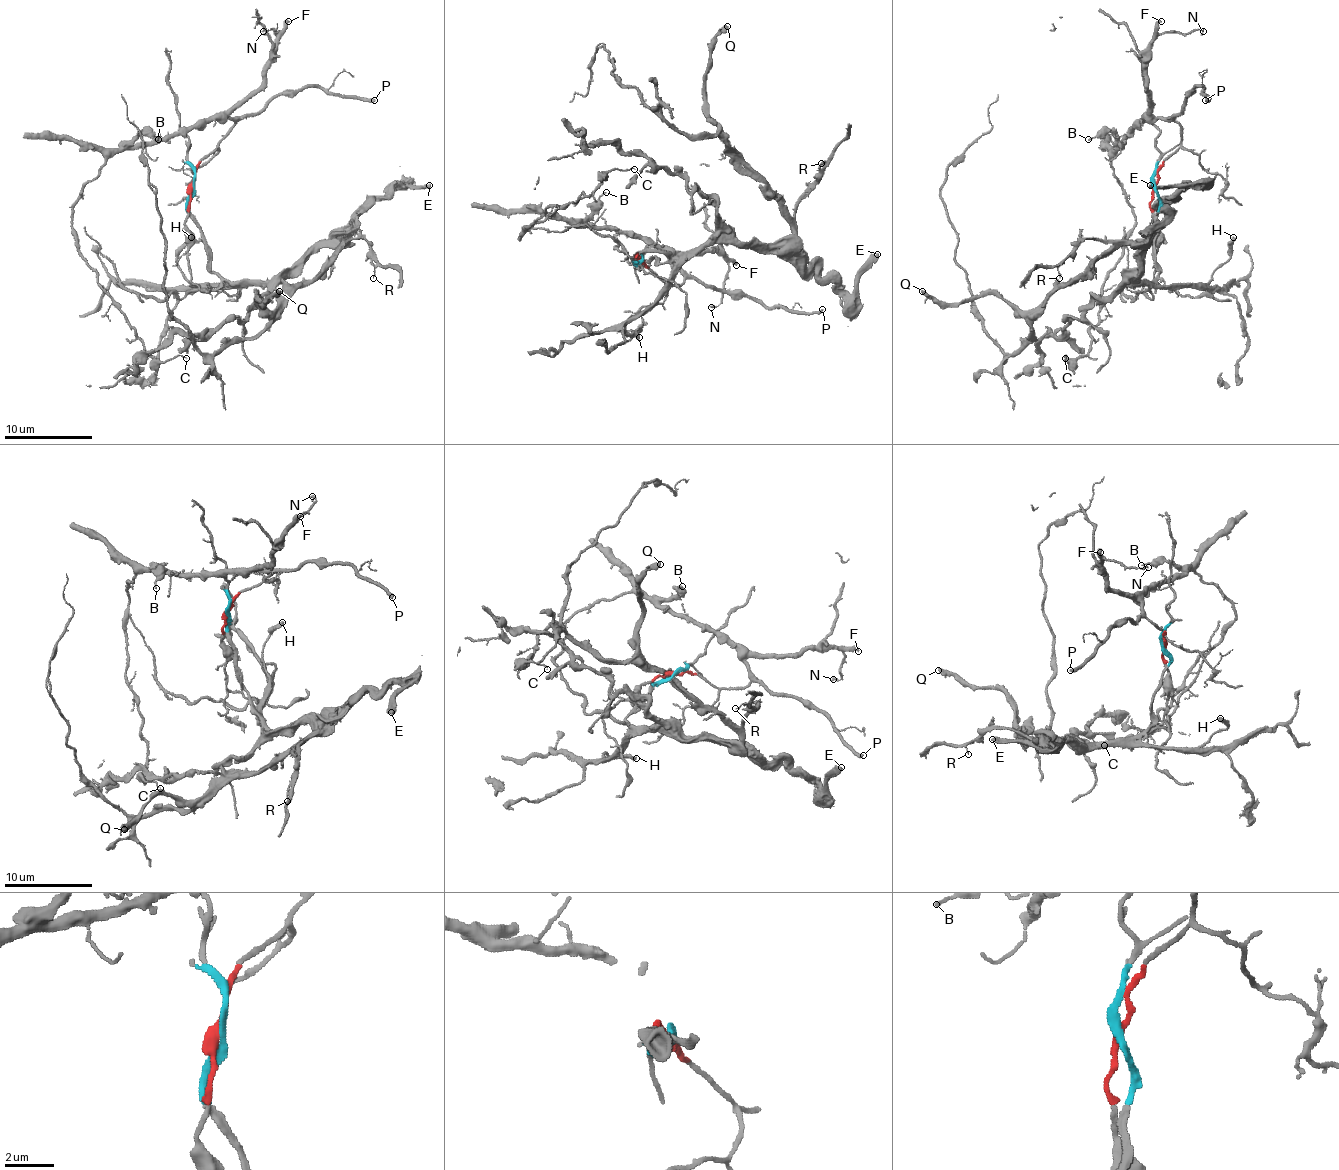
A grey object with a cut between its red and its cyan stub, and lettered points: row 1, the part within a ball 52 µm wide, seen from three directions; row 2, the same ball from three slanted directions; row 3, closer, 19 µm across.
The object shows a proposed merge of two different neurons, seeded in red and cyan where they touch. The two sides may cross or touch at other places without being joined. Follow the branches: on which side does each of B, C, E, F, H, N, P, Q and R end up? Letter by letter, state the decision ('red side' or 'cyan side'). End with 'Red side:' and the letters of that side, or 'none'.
B: red side
C: red side
E: cyan side
F: red side
H: cyan side
N: red side
P: red side
Q: cyan side
R: cyan side
Red side: B, C, F, N, P

